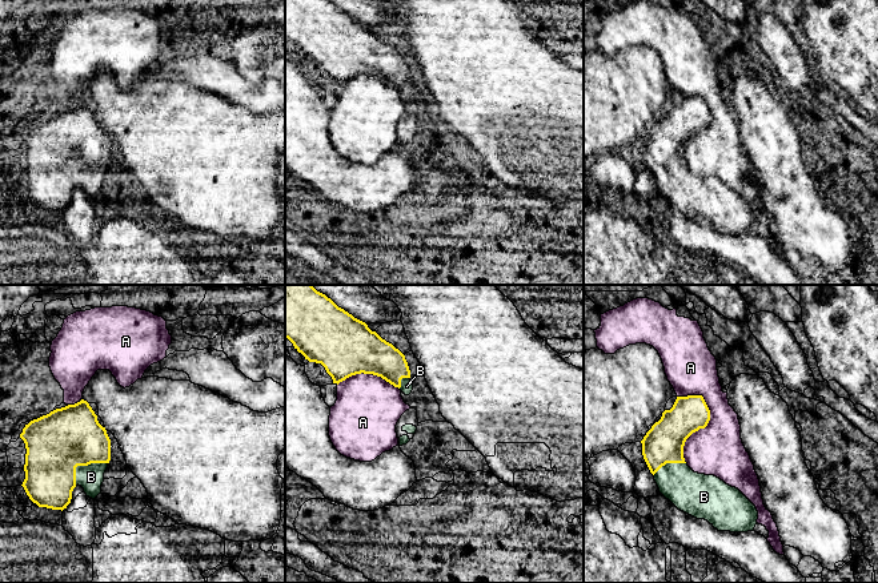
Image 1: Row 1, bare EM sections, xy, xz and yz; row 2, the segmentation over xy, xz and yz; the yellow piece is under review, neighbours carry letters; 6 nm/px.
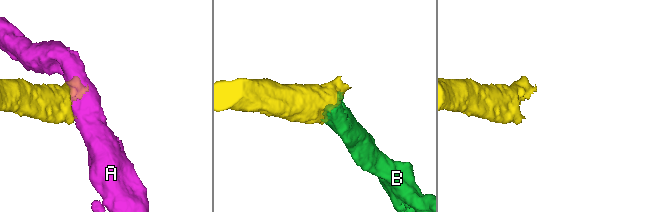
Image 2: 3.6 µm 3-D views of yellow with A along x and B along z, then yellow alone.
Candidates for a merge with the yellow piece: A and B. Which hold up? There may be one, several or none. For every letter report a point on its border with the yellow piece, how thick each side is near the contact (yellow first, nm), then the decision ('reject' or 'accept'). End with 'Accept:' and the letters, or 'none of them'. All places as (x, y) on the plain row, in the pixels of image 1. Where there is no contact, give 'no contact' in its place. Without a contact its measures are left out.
A: contact yz (700, 129); calibres 240 and 300 nm; reject
B: contact xy (83, 167); calibres 380 and 150 nm; accept
Accept: B

